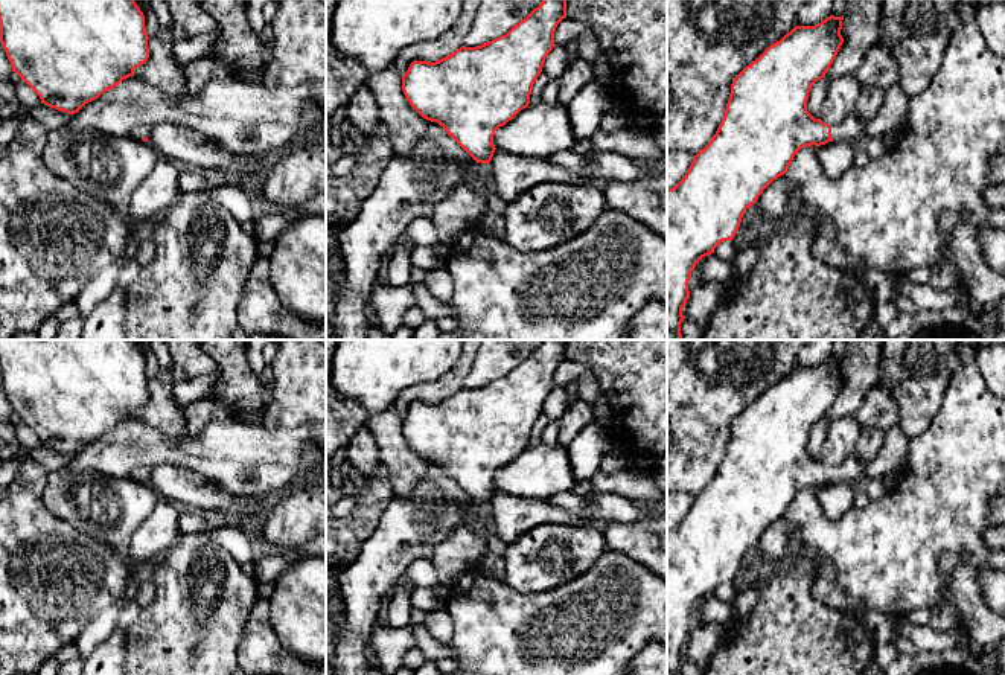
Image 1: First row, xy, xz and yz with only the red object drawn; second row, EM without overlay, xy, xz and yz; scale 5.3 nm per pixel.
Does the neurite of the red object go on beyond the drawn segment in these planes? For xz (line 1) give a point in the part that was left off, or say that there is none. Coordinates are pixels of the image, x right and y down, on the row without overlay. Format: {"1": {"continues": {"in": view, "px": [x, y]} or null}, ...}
{"1": {"continues": {"in": "xz", "px": [481, 523]}}}

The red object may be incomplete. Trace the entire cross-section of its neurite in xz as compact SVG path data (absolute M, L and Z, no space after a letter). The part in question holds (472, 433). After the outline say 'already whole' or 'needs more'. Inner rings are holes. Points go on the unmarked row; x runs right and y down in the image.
M544 340L506 376L477 389L461 387L436 402L413 402L402 417L402 433L410 446L426 462L437 463L477 504L467 527L477 535L489 535L493 526L490 501L493 477L530 445L533 425L553 392L557 366L566 360L566 340Z; needs more

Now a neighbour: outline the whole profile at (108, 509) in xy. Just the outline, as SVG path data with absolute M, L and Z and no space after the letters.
M65 468L49 472L43 489L49 513L107 544L131 568L131 535L152 513L158 497L142 480Z

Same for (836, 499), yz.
M828 483L818 488L818 500L824 515L838 521L854 506L856 486L850 483Z

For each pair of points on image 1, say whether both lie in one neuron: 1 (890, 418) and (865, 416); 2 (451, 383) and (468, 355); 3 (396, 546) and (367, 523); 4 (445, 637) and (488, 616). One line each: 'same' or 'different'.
1: same
2: same
3: different
4: different

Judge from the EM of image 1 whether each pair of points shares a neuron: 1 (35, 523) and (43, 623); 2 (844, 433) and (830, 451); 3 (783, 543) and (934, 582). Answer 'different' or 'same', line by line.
1: same
2: same
3: different

